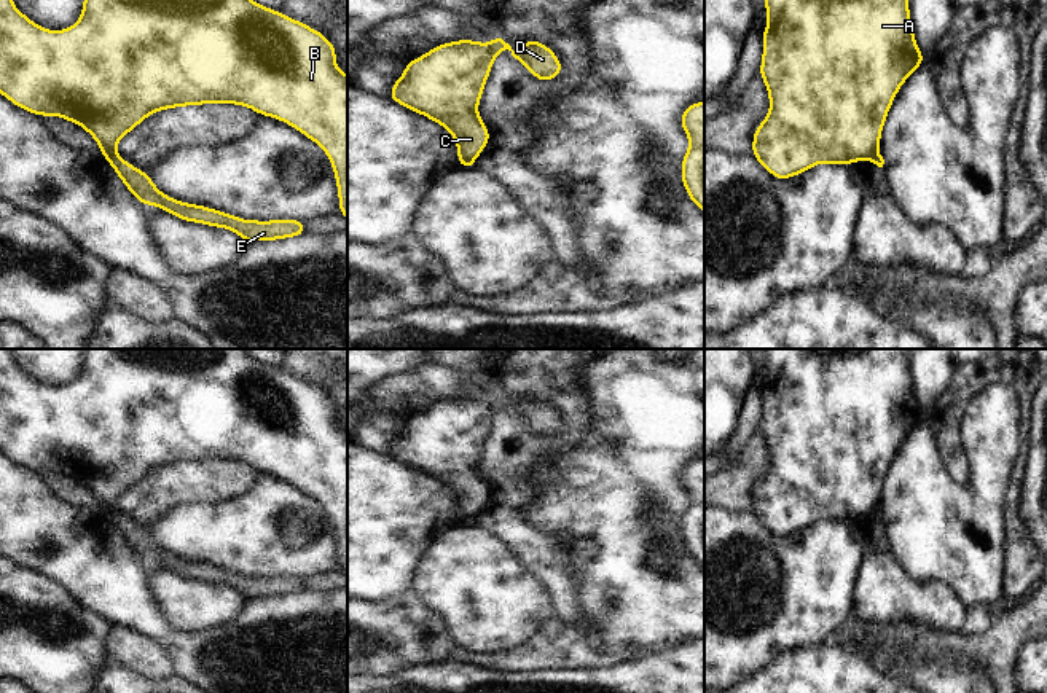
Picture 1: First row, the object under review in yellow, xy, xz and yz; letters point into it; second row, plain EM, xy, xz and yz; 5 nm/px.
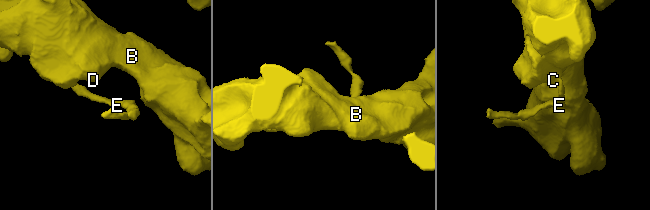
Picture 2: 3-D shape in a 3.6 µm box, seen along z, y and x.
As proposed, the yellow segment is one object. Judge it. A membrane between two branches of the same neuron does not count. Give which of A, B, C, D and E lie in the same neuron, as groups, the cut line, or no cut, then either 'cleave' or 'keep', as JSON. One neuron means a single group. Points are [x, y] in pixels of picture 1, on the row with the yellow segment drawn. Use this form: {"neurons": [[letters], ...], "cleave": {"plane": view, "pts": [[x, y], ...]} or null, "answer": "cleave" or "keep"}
{"neurons": [["A", "B", "C", "D"], ["E"]], "cleave": {"plane": "xy", "pts": [[115, 152], [102, 155]]}, "answer": "cleave"}

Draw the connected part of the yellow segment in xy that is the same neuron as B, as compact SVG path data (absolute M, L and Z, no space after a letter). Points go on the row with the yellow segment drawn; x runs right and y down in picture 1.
M0 0L0 94L35 116L53 115L76 123L92 135L102 156L116 153L120 140L159 110L207 104L249 107L261 116L276 118L295 127L324 150L335 170L338 213L347 220L347 75L336 65L336 48L322 32L314 30L306 22L292 19L282 11L266 8L253 0L83 0L78 21L62 30L48 30L19 11L13 0Z

